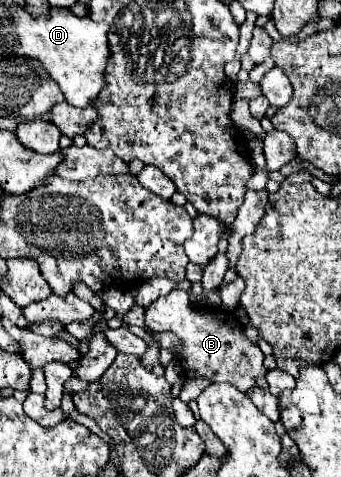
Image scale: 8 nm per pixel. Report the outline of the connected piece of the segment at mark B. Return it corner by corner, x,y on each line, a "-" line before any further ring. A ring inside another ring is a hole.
174,288
168,296
158,298
146,308
146,328
154,332
170,330
178,334
184,342
180,354
176,354
178,362
184,368
184,374
190,378
208,378
212,382
228,382
242,392
250,388
266,388
266,368
262,366
264,354
258,346
254,346
242,332
242,324
232,312
220,308
198,310
190,306
188,294
180,288

